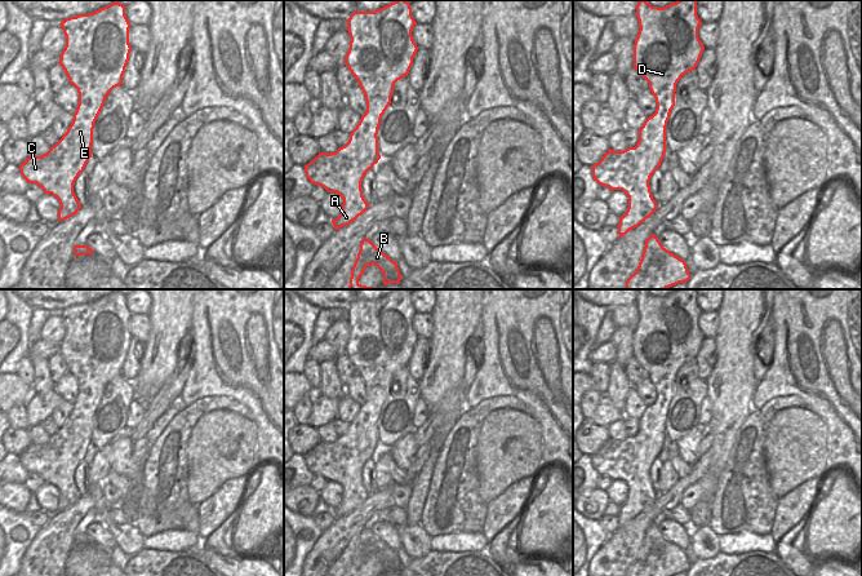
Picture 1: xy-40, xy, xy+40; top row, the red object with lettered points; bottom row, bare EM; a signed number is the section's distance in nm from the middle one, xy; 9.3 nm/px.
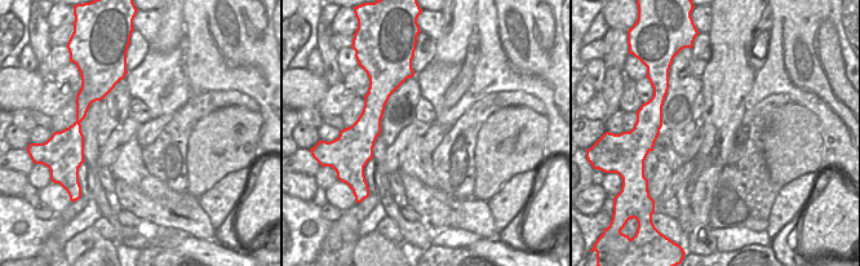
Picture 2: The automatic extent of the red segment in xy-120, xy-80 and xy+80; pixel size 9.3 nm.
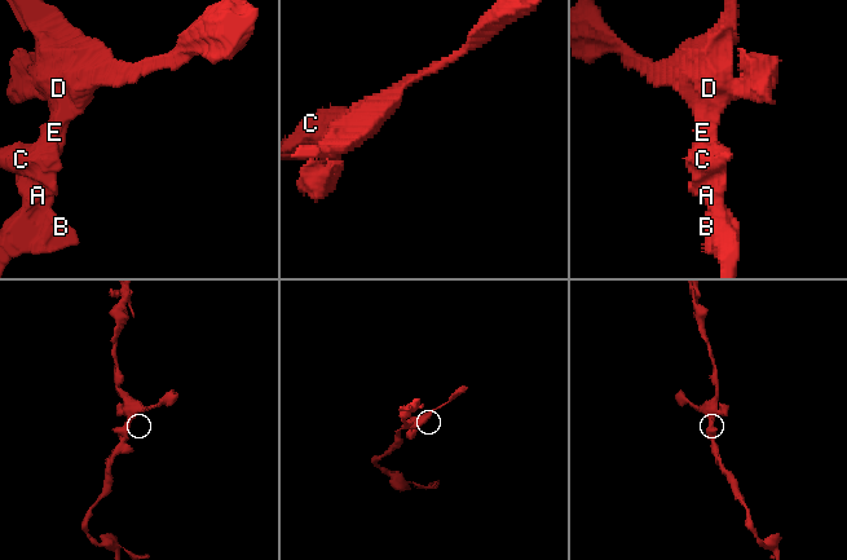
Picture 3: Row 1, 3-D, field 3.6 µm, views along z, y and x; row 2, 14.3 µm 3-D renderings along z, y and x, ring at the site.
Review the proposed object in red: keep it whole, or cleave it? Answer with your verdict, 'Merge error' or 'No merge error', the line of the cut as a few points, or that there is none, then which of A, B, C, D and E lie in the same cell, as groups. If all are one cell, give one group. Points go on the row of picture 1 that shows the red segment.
No merge error. No split. Groups: A B C D E.

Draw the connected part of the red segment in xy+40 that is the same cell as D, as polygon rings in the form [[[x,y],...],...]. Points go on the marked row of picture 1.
[[[640,0],[636,5],[636,17],[640,30],[634,44],[634,68],[649,83],[657,108],[639,129],[639,141],[635,147],[623,151],[609,149],[601,160],[592,165],[592,177],[599,185],[612,191],[622,190],[628,196],[628,208],[619,217],[617,226],[618,239],[643,223],[658,208],[652,196],[649,181],[665,158],[666,127],[675,106],[676,84],[683,75],[696,70],[705,50],[698,37],[702,22],[697,15],[697,0],[677,0],[663,8],[652,6],[645,0]]]

